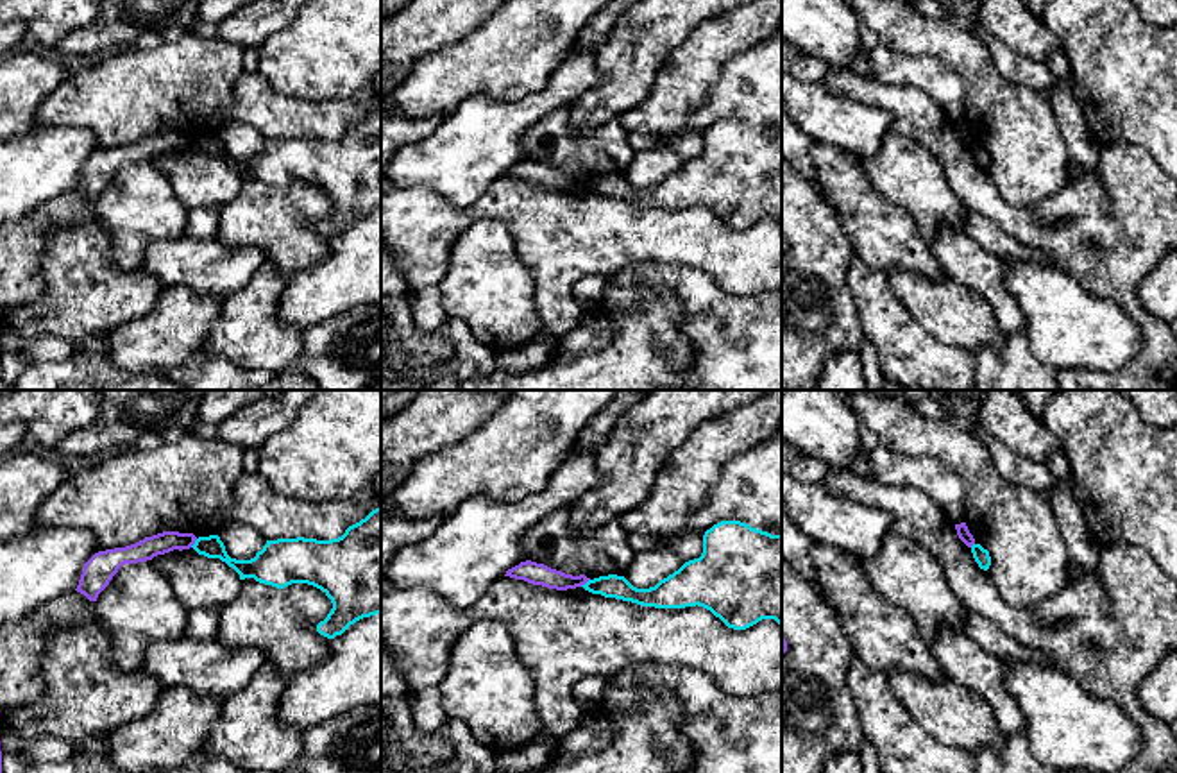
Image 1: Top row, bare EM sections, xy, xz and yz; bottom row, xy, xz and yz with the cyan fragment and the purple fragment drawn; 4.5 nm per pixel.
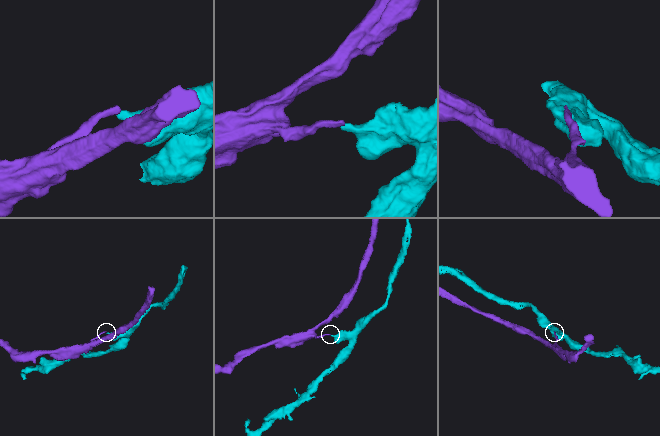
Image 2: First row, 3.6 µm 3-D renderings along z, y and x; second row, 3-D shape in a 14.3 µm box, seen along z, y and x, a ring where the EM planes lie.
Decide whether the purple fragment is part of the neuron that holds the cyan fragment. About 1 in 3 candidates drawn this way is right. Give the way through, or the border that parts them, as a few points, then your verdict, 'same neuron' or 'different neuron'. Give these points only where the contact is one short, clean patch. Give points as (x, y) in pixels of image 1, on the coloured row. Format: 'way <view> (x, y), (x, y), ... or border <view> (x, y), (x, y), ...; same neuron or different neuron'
border xz (589, 578), (580, 586); different neuron

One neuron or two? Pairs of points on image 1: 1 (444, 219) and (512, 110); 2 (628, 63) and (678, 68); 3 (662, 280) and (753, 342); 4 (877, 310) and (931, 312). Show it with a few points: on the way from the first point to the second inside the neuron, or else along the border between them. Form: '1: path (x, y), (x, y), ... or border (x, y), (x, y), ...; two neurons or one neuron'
1: border (491, 183), (465, 206), (414, 186); two neurons
2: border (689, 34), (671, 52), (653, 88), (639, 102); two neurons
3: path (685, 285), (730, 330); one neuron
4: border (886, 276), (891, 292), (907, 312), (939, 340); two neurons

